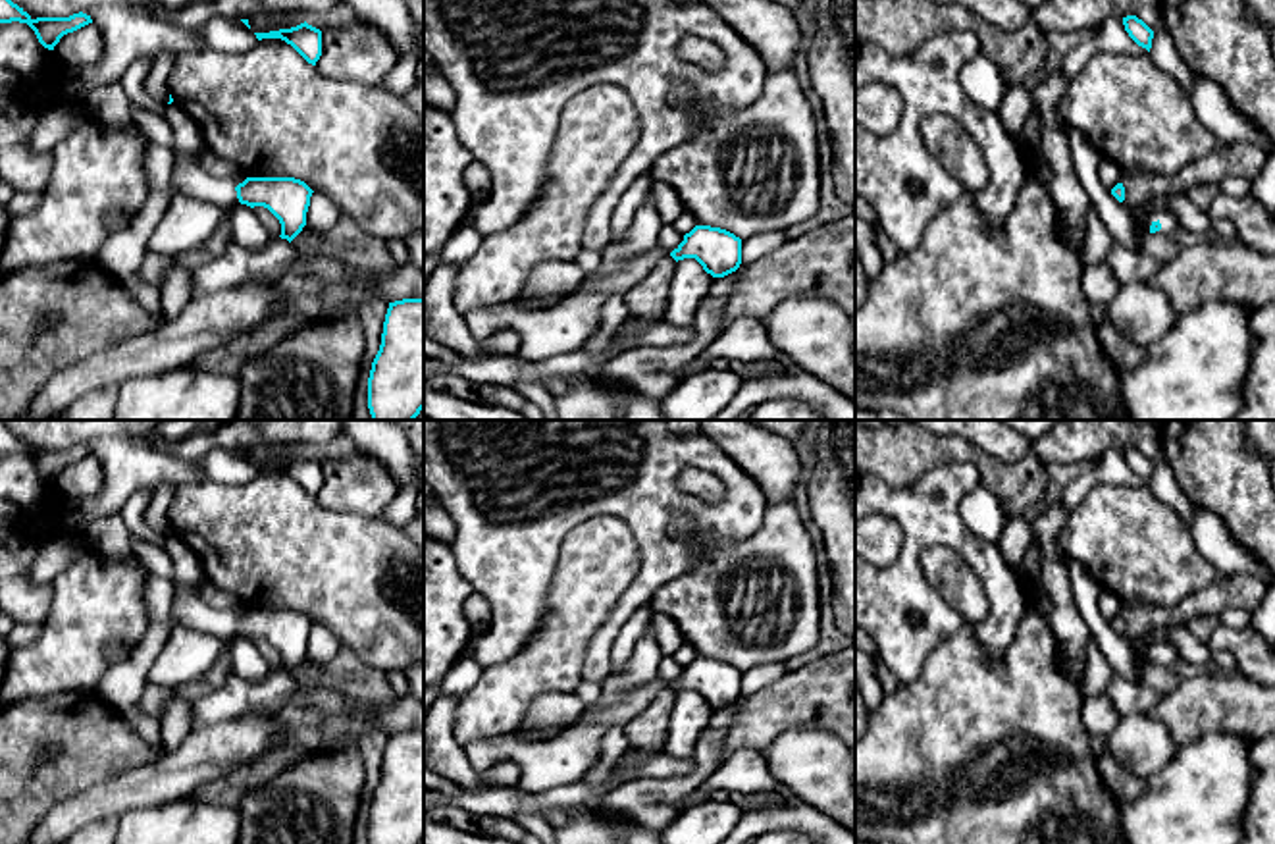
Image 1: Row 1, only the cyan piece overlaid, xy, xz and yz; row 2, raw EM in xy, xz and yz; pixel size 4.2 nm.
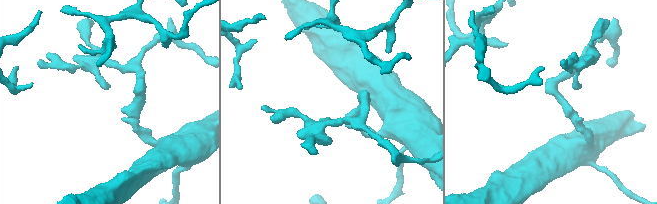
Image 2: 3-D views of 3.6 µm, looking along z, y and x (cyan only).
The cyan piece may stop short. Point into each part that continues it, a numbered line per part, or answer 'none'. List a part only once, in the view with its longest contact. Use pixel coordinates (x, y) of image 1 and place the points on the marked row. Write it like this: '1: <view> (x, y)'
1: xy (187, 176)

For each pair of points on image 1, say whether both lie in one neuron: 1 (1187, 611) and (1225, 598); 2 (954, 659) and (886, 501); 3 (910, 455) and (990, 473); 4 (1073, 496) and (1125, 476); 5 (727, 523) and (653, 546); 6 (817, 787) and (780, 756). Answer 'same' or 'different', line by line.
1: same
2: different
3: same
4: same
5: same
6: same

